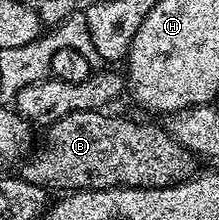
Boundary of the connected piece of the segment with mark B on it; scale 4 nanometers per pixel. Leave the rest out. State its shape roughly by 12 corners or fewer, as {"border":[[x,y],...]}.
{"border":[[102,110],[45,127],[20,177],[48,192],[174,186],[196,156]]}

